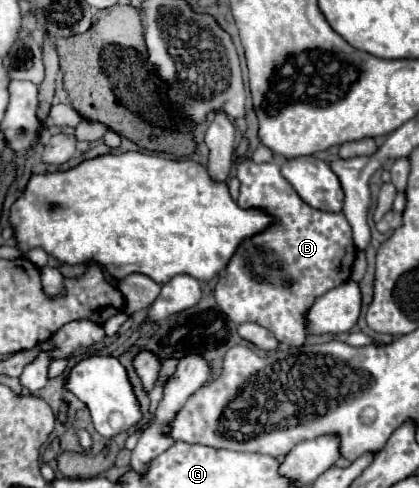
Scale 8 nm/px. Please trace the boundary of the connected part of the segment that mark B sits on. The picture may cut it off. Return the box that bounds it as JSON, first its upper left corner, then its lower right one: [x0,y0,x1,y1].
[216,159,356,347]

